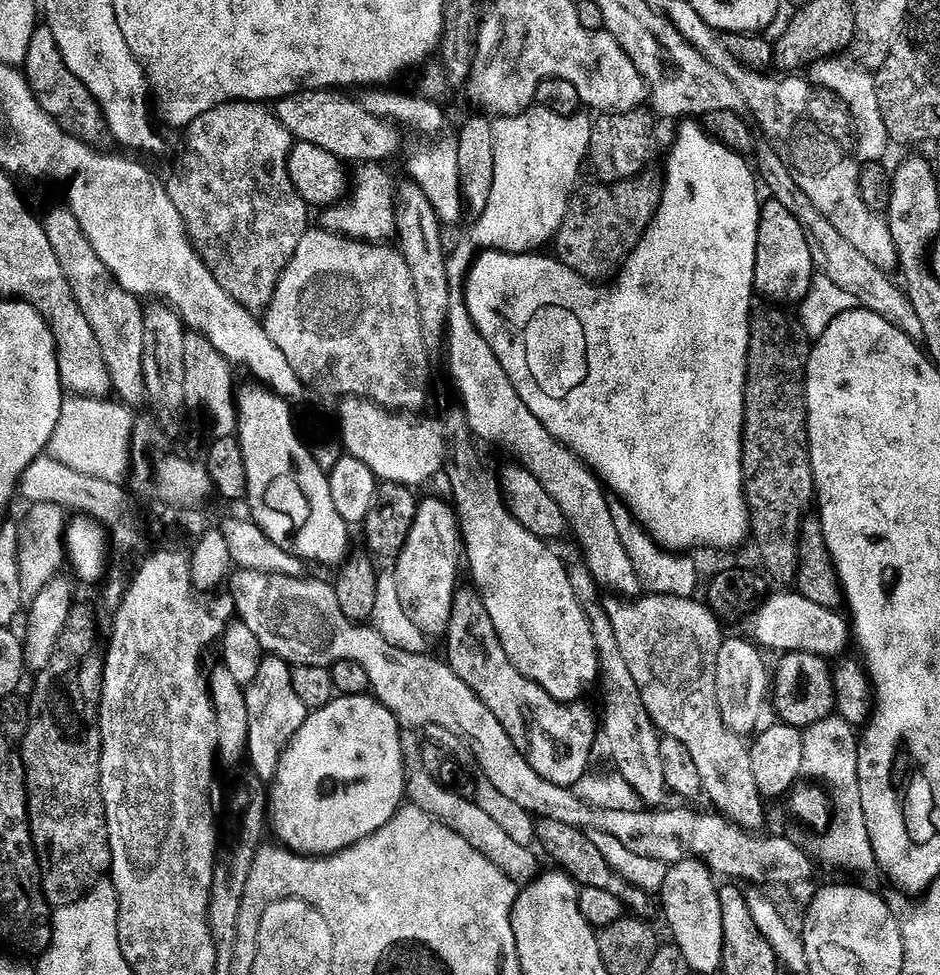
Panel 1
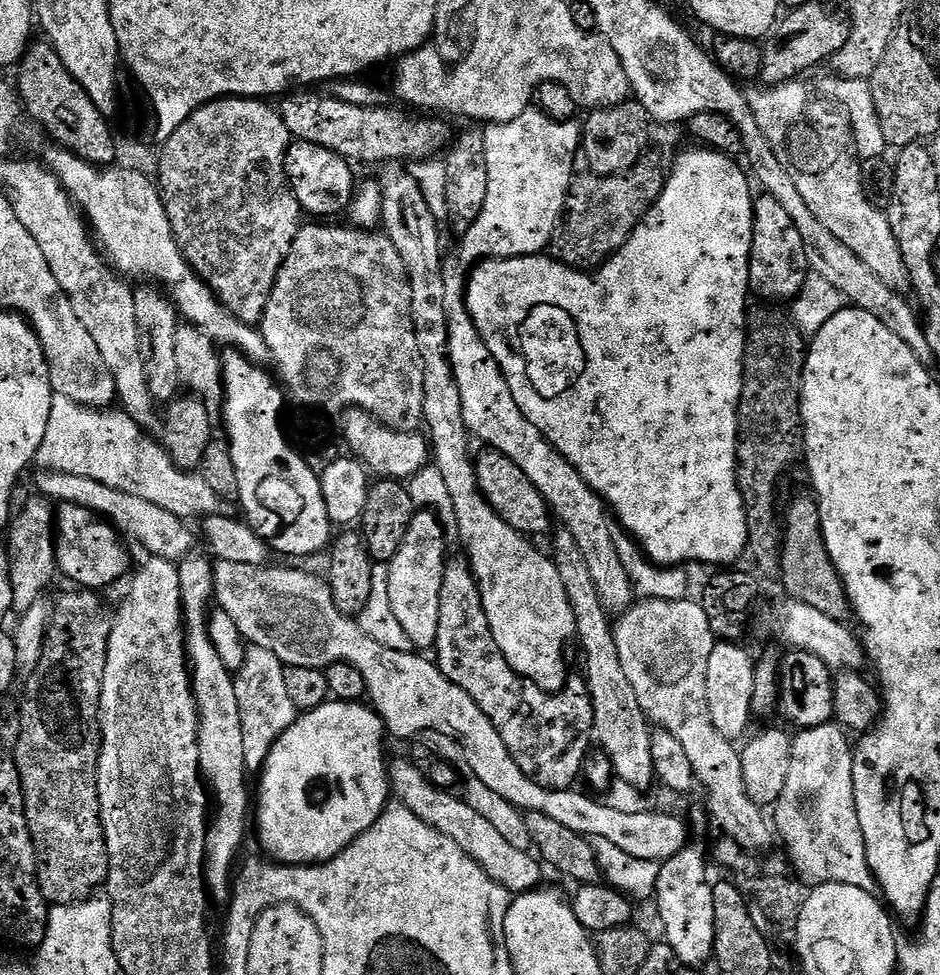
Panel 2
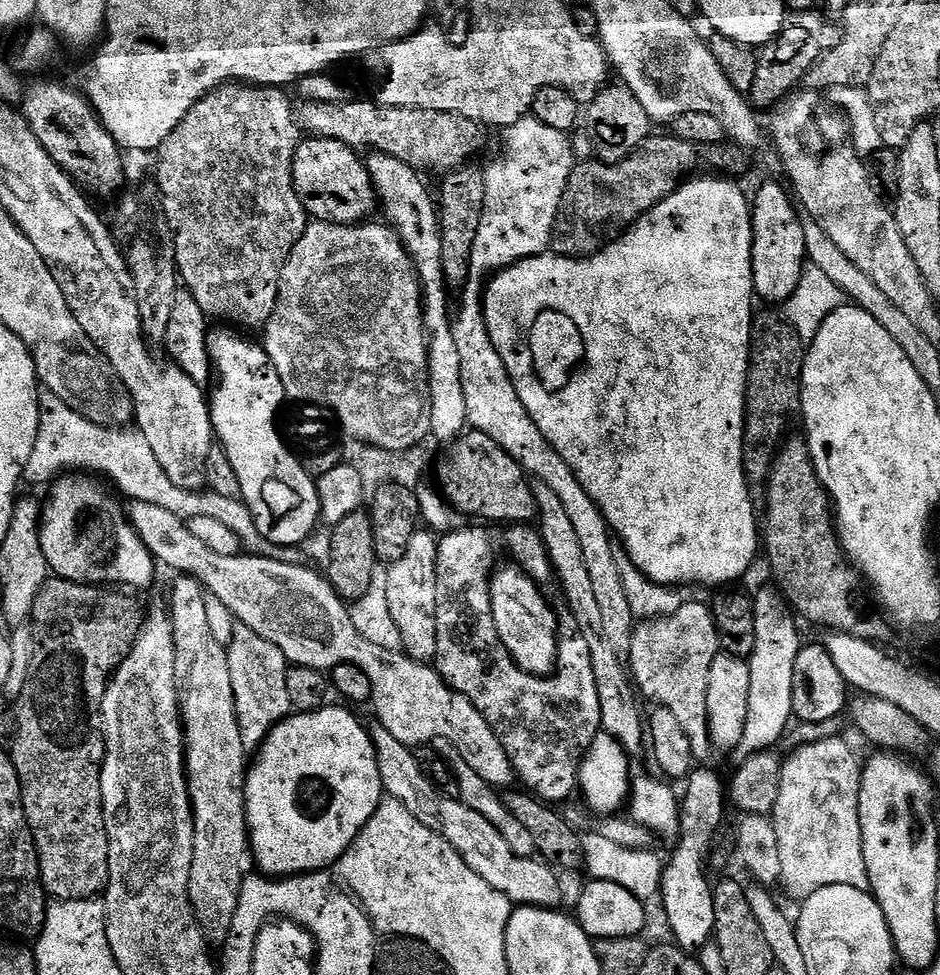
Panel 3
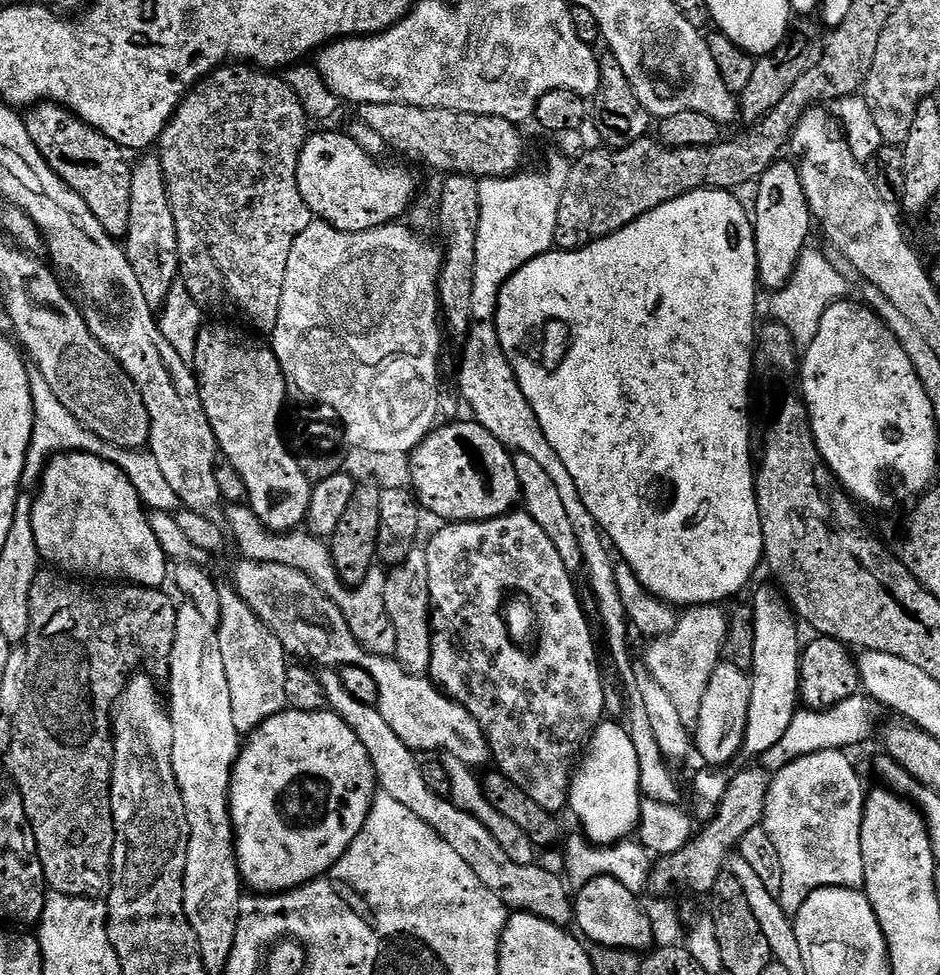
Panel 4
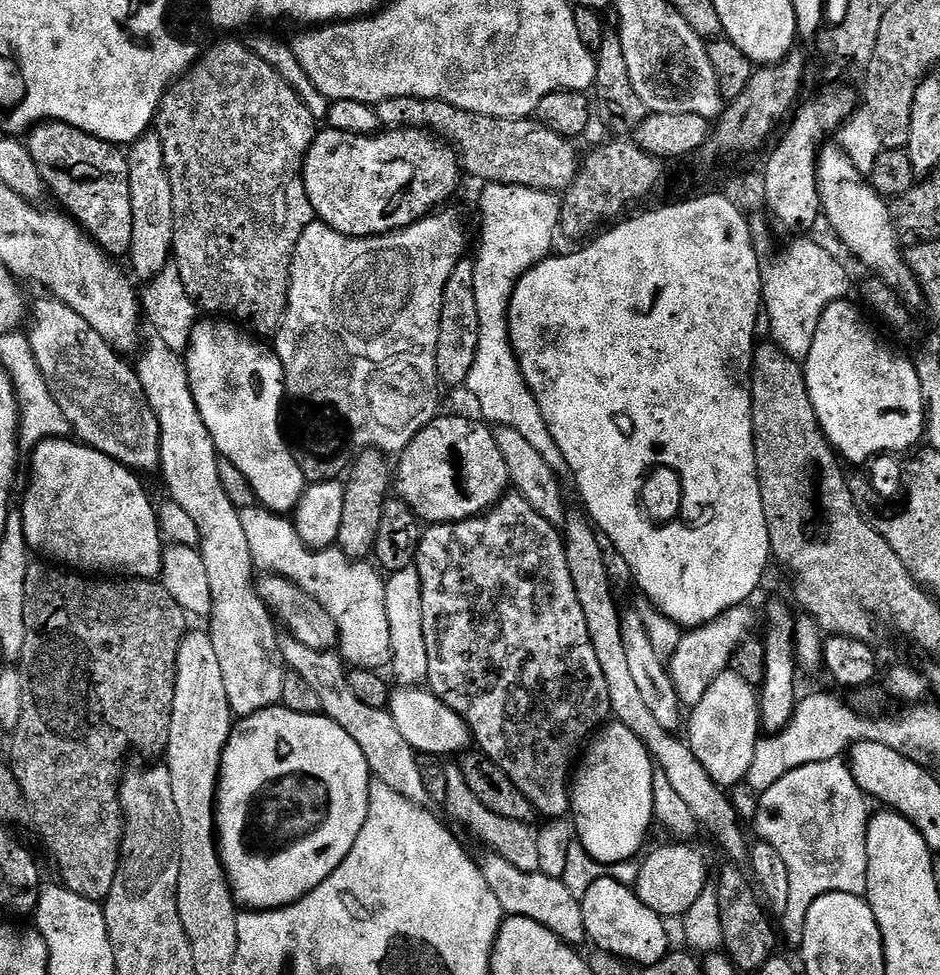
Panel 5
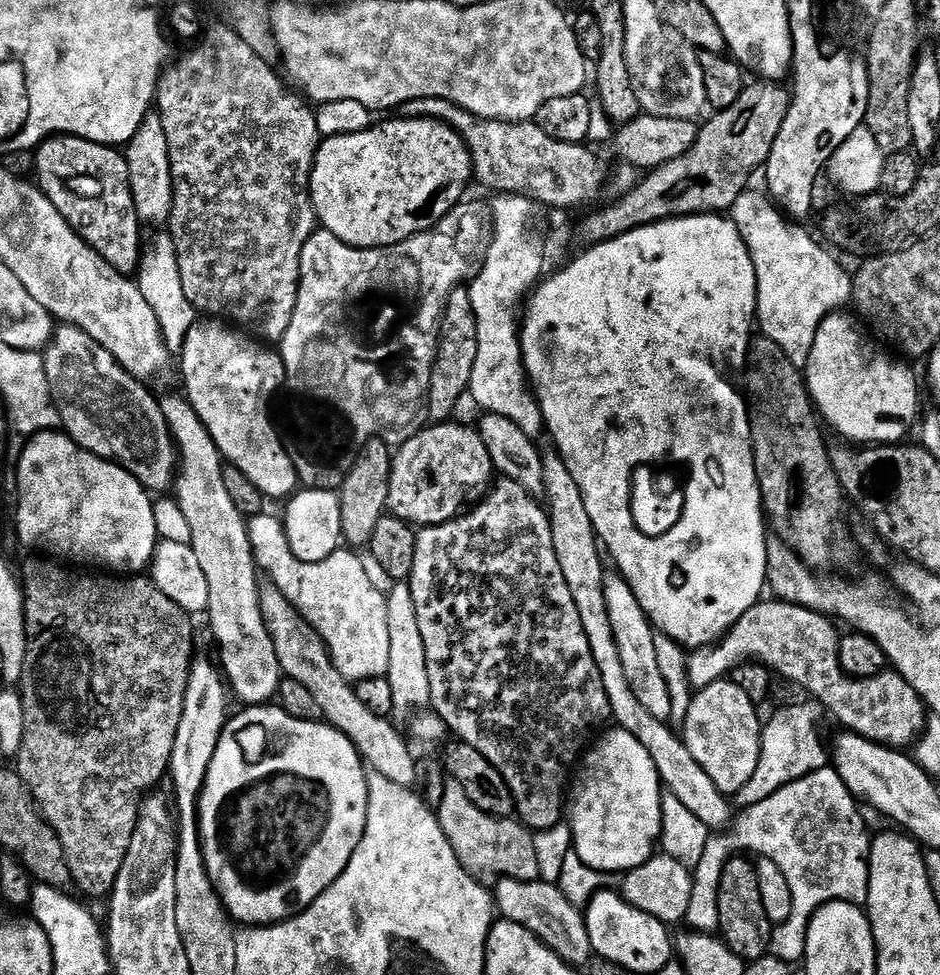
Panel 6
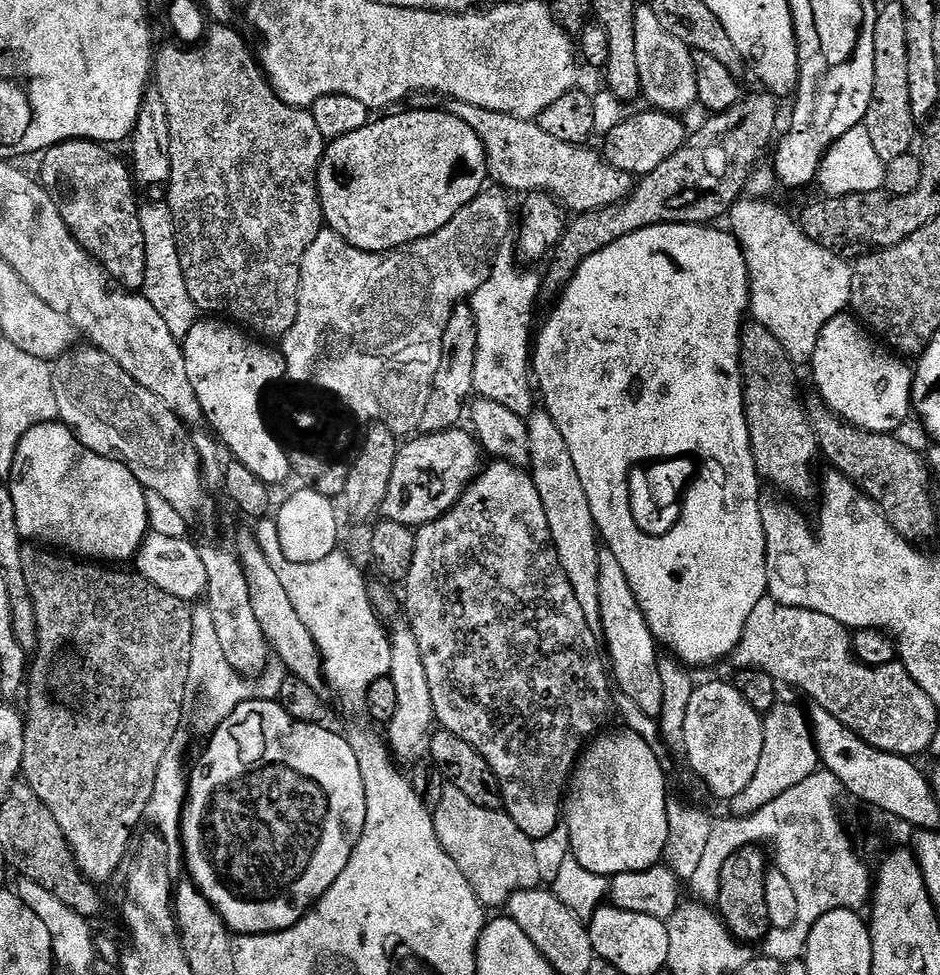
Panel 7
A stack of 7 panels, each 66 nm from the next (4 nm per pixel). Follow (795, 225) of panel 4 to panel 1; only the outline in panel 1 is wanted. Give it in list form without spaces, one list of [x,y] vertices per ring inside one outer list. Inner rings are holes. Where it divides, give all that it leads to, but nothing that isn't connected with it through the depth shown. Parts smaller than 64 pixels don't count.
[[[772,200],[763,205],[760,210],[760,221],[758,222],[758,250],[754,262],[754,289],[765,296],[765,301],[776,306],[798,306],[806,298],[806,294],[812,285],[814,265],[812,262],[812,246],[809,233],[804,233],[800,220],[780,200]]]

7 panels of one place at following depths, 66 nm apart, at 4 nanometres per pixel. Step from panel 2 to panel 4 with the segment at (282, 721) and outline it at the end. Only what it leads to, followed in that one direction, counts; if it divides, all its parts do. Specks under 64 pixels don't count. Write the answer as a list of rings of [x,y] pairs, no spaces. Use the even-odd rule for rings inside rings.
[[[221,587],[220,594],[220,649],[222,663],[226,666],[226,682],[230,682],[230,711],[234,714],[234,726],[241,734],[250,734],[262,722],[274,718],[288,708],[286,702],[286,670],[290,657],[282,642],[258,618],[236,593],[235,587]]]

